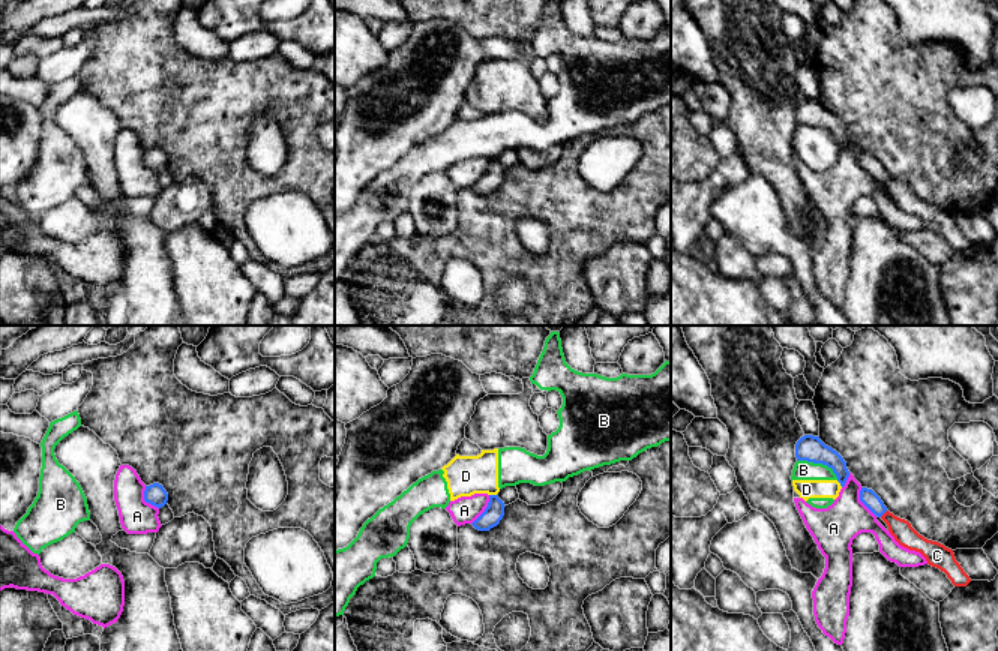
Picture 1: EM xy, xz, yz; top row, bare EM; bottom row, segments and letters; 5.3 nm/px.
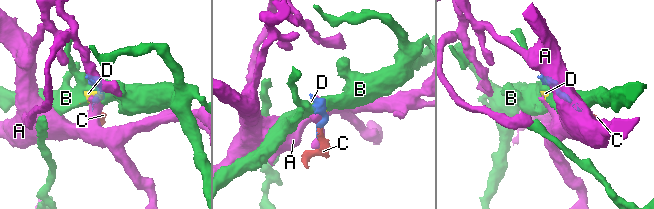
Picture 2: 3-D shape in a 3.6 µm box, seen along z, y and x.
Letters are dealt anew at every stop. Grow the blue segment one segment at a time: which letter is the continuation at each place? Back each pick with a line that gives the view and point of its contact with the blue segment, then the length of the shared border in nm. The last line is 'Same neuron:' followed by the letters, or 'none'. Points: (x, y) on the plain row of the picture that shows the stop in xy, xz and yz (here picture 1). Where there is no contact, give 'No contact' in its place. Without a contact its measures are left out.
C: Touches blue at yz (883, 177). Shared border 60 nm
Same neuron: C

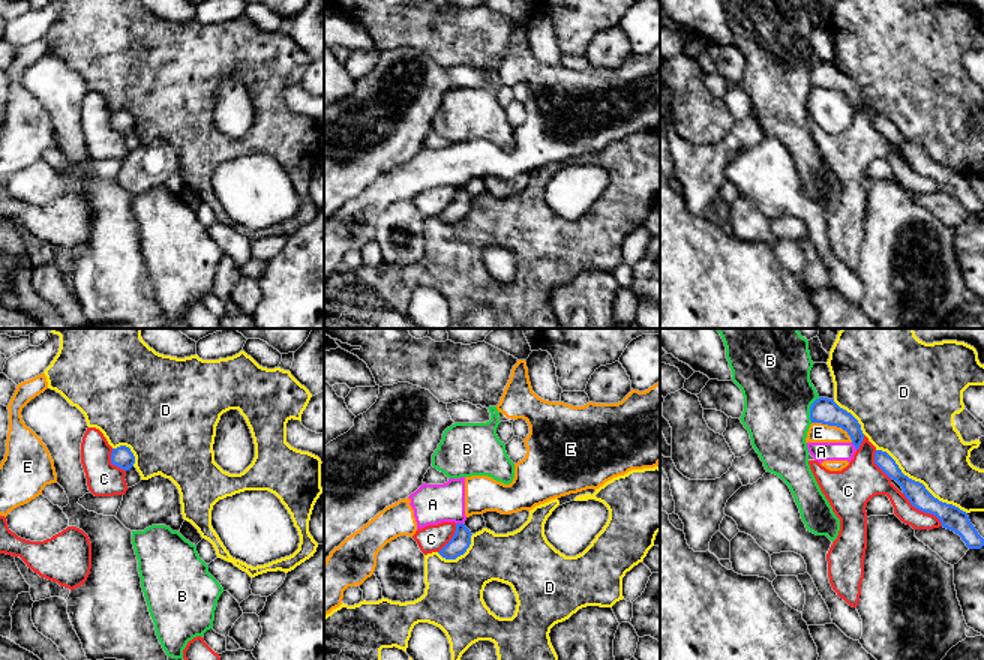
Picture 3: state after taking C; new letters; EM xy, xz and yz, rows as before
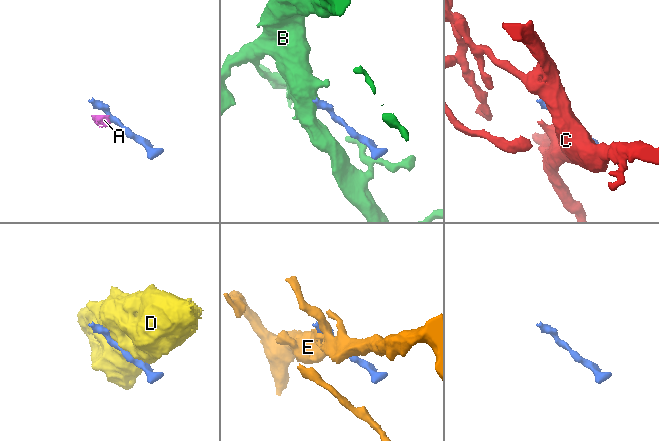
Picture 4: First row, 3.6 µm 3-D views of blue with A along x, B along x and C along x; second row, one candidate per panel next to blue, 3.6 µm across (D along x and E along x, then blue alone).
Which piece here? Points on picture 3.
Same neuron: none

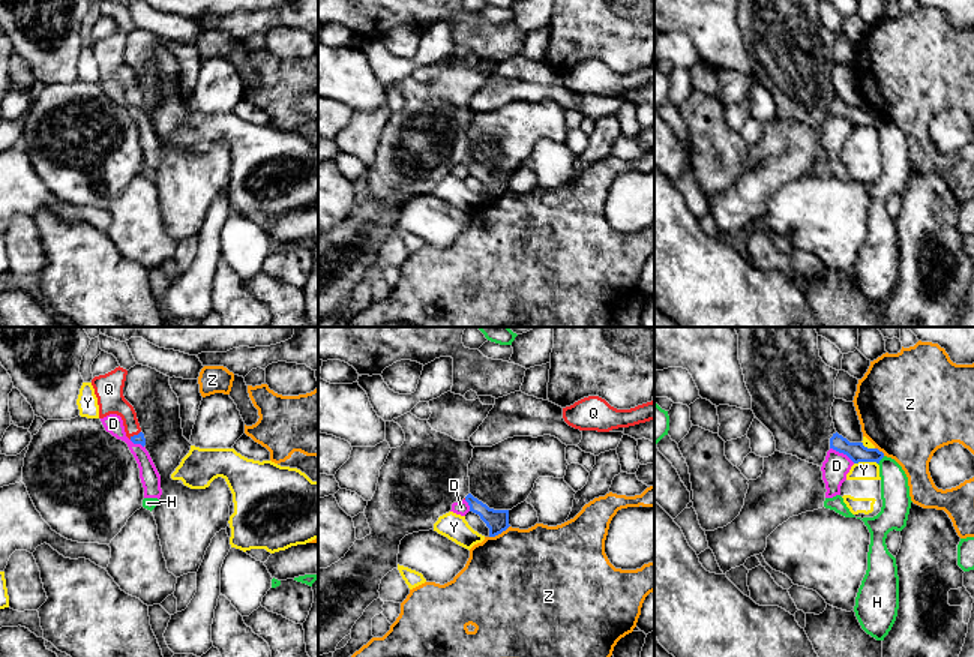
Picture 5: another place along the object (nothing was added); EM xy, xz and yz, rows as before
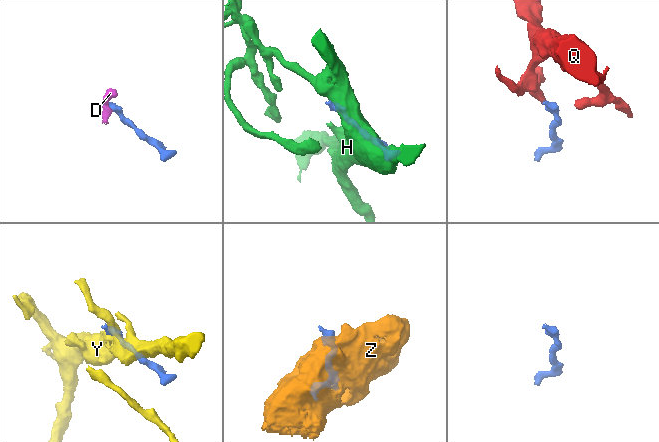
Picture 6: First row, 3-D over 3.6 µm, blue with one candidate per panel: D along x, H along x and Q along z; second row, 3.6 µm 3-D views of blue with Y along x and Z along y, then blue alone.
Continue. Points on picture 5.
Q: Touches blue at xy (134, 99). Shared border 80 nm
Same neuron: Q

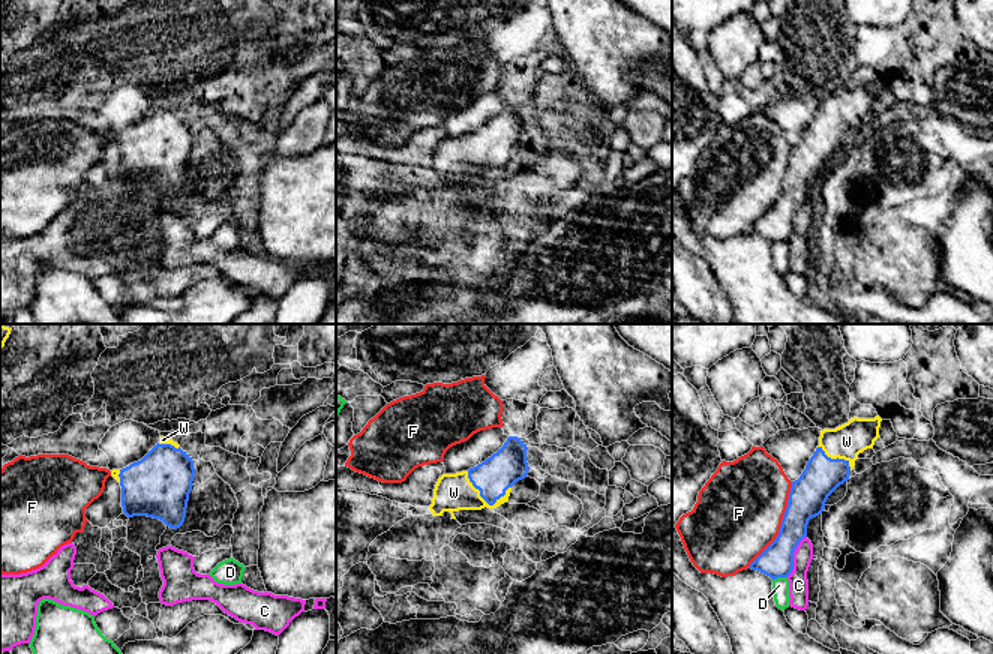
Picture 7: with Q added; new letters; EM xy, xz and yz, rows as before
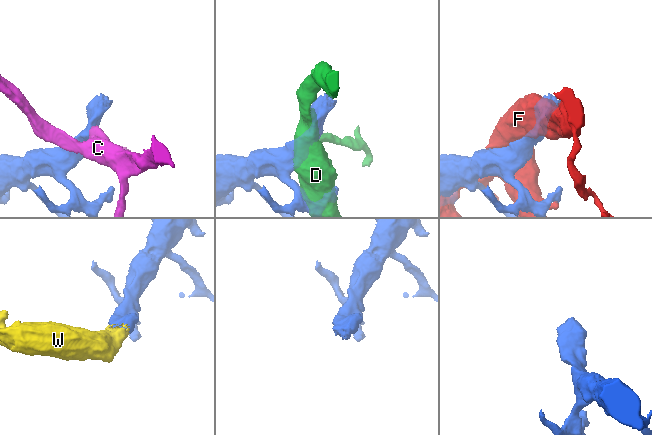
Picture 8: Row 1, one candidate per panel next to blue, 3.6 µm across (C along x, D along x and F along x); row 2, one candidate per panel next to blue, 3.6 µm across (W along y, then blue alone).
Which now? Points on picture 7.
W: Touches blue at xz (485, 164). Shared border 260 nm
Same neuron: W

